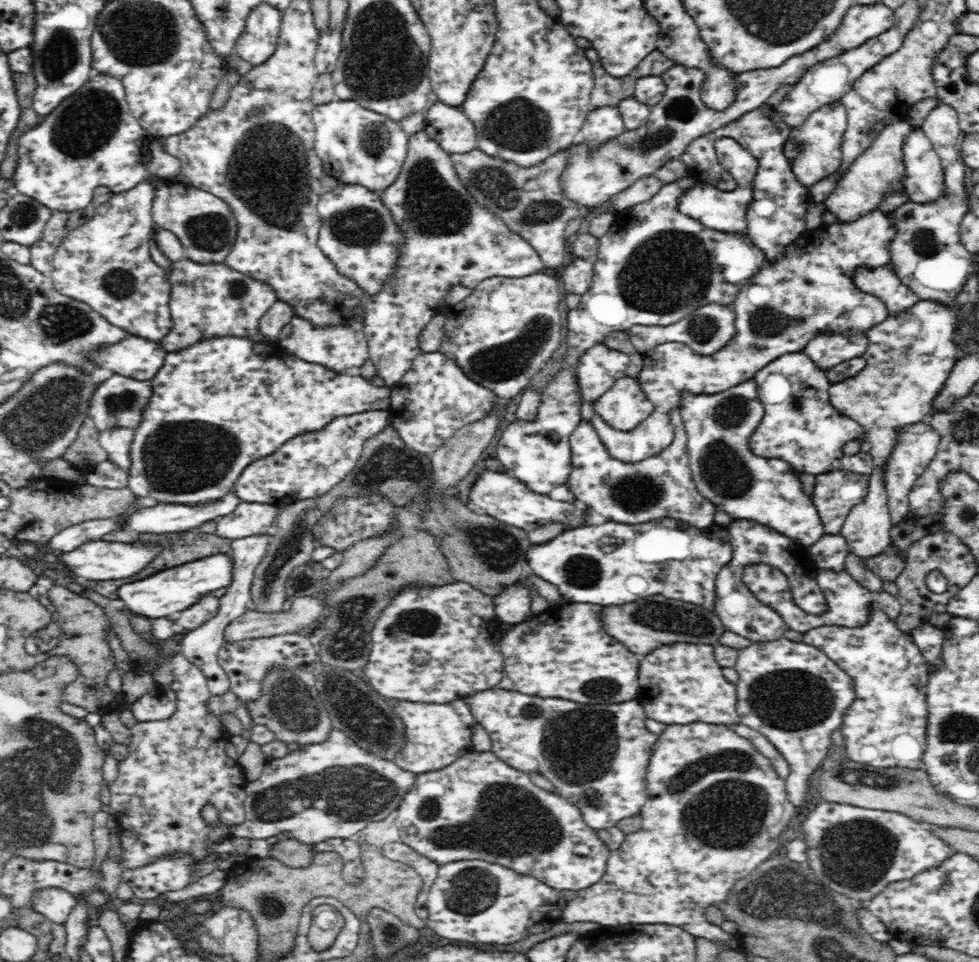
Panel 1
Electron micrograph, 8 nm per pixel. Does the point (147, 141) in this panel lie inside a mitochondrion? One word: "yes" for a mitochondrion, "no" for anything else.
no

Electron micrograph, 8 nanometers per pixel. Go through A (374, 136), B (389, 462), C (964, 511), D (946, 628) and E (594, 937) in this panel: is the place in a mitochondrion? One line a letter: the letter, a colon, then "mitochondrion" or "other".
A: mitochondrion
B: mitochondrion
C: mitochondrion
D: other
E: other

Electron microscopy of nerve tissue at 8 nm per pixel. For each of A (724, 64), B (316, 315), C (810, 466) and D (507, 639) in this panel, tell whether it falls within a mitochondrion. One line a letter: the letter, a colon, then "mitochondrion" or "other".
A: other
B: other
C: other
D: other

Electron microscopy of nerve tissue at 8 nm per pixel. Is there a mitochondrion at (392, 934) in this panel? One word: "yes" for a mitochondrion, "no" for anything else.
yes

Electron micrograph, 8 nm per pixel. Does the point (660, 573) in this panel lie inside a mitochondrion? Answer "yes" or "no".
yes

